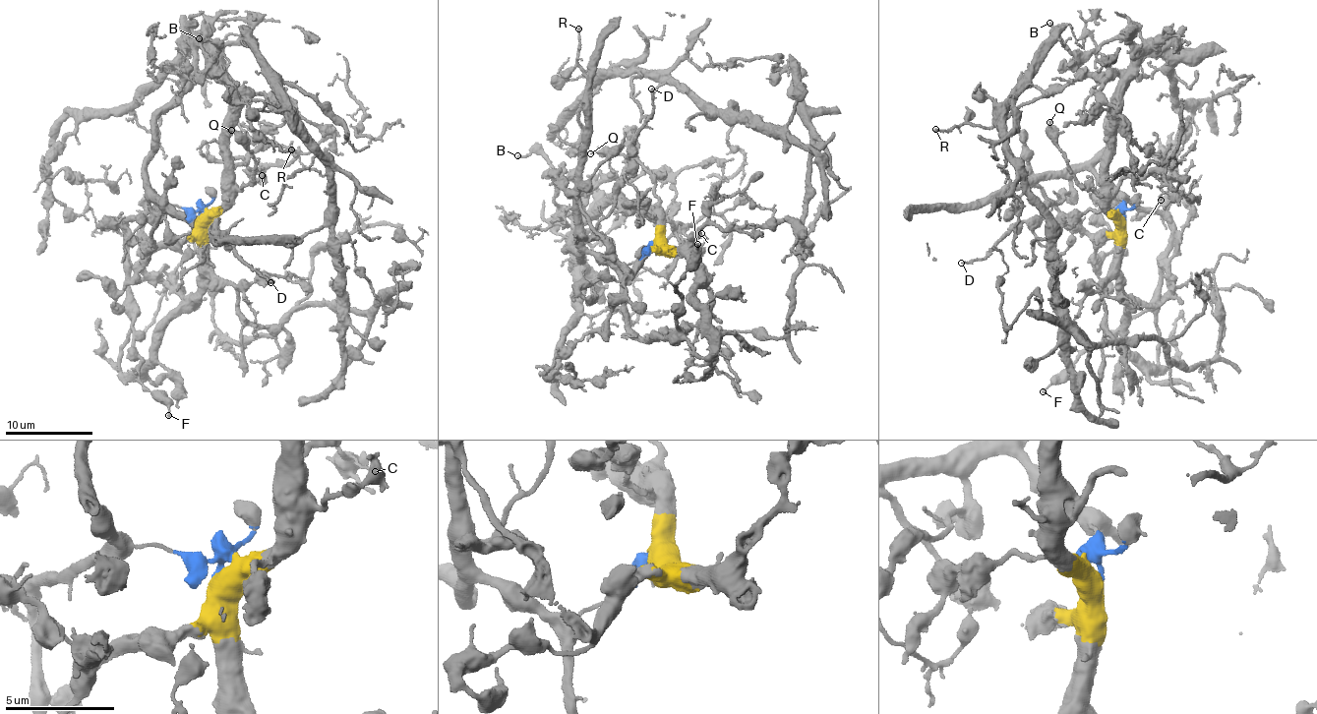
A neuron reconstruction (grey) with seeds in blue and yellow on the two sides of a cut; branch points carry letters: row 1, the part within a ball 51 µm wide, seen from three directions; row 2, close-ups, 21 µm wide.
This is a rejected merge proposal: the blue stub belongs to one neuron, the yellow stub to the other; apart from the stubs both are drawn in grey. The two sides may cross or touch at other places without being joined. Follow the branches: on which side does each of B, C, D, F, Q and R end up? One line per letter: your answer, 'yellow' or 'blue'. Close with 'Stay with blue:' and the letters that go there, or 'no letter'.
B: yellow
C: yellow
D: blue
F: blue
Q: yellow
R: blue
Stay with blue: D, F, R

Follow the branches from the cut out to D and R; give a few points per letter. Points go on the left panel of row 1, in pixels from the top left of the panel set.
D: (200, 217), (199, 211), (158, 203), (149, 187), (149, 208), (202, 221), (231, 241), (242, 260), (270, 282)
R: (200, 217), (146, 184), (151, 122), (182, 88), (222, 76), (247, 119), (292, 149)

